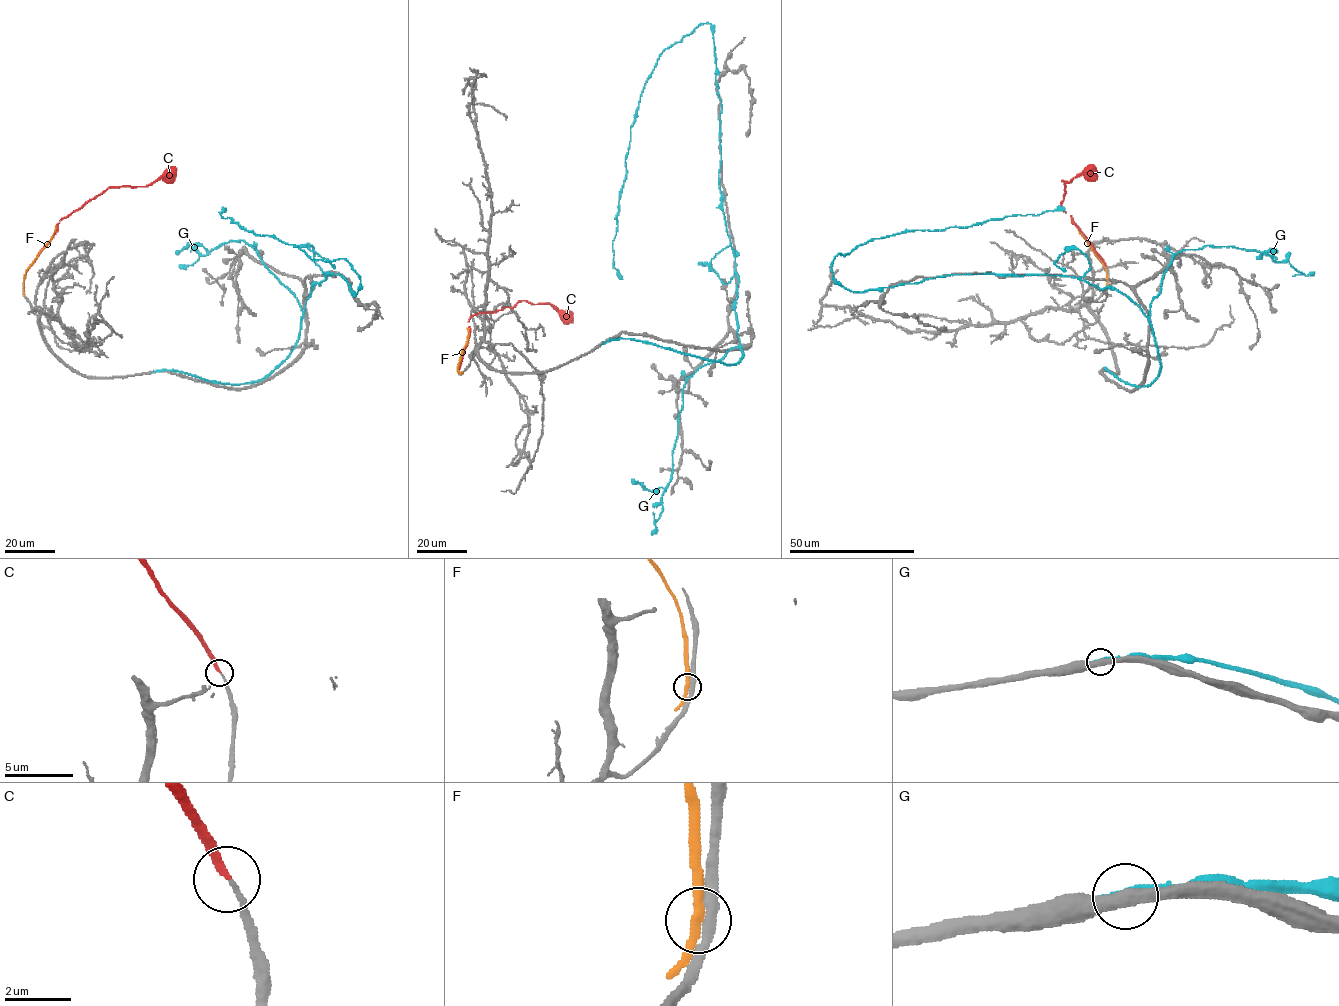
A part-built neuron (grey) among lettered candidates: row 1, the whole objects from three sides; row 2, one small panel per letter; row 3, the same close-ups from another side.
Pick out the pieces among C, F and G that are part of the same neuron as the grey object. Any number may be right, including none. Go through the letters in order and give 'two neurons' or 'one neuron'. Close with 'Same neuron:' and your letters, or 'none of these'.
C: one neuron
F: two neurons
G: two neurons
Same neuron: C

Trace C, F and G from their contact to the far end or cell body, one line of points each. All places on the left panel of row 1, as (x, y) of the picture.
C: (26, 273), (54, 235), (59, 220), (108, 187), (145, 186), (175, 168)
F: (23, 291), (25, 271), (50, 240), (56, 225)
G: (157, 371), (262, 380), (288, 356), (327, 272), (358, 291), (346, 259), (312, 260), (225, 209)

